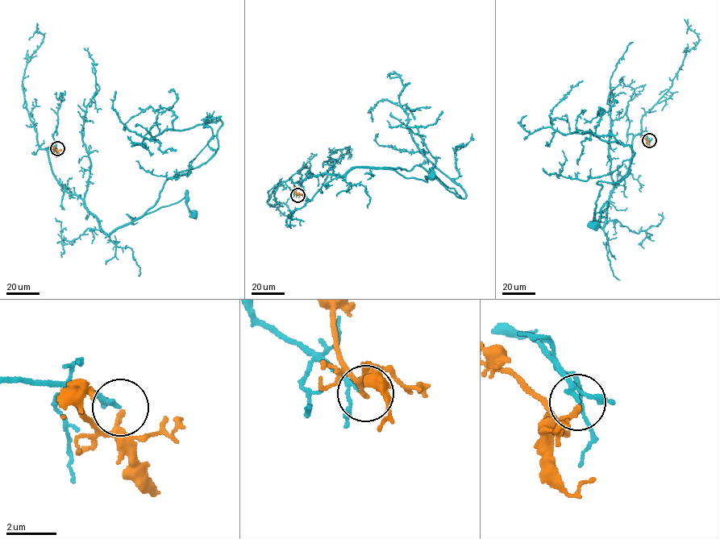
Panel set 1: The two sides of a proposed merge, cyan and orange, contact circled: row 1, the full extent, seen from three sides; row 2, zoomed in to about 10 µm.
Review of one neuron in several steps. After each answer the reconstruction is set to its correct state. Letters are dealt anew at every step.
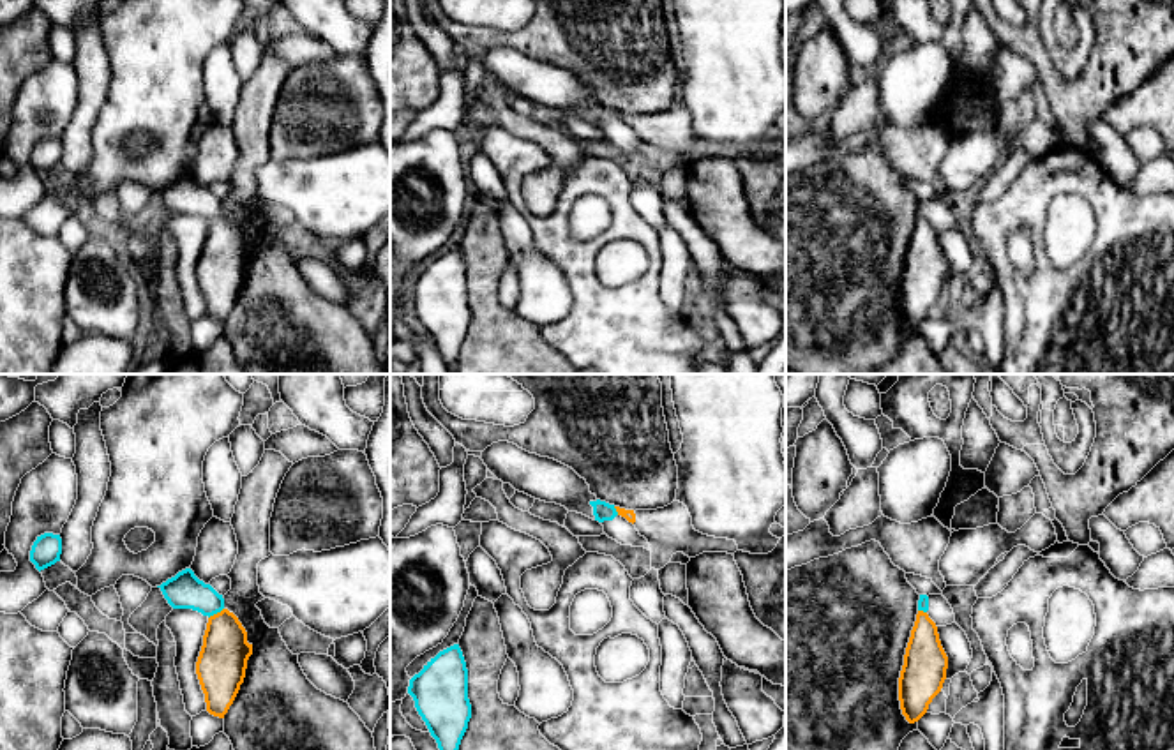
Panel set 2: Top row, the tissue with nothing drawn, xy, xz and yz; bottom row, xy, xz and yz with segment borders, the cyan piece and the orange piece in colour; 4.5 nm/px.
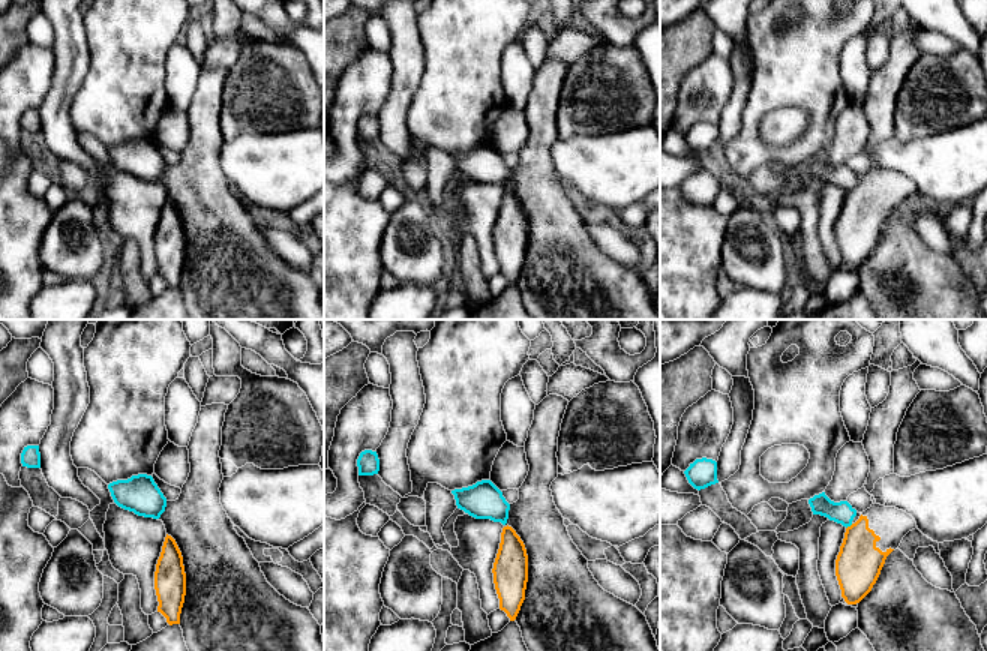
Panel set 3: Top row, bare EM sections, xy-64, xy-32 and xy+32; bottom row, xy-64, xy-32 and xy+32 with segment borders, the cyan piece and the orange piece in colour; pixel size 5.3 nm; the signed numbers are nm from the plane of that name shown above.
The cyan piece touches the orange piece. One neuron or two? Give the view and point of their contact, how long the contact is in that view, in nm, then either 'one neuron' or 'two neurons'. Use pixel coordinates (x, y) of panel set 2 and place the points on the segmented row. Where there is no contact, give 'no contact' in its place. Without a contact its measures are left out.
xy (216, 613) | 90 nm | two neurons

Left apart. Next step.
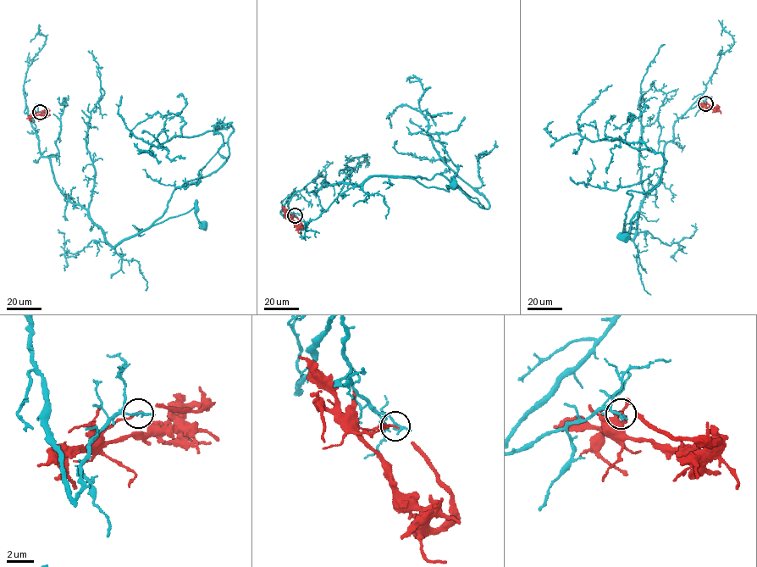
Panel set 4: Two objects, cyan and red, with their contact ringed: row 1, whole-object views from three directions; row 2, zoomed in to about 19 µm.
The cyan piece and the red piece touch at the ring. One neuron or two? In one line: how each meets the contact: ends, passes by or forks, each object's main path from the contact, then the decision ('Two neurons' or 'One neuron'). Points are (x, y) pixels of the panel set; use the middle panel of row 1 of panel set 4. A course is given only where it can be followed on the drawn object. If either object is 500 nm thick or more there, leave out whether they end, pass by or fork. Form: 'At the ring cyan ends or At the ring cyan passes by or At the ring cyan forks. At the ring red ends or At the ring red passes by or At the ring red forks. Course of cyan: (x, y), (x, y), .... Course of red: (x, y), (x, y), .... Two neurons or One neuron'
At the ring cyan ends. At the ring red ends. Course of cyan: (295, 215), (288, 198), (305, 187), (309, 193), (338, 183), (356, 186), (385, 176), (447, 191), (454, 183). Course of red: (295, 215), (290, 217), (301, 229), (301, 224), (296, 218). Two neurons

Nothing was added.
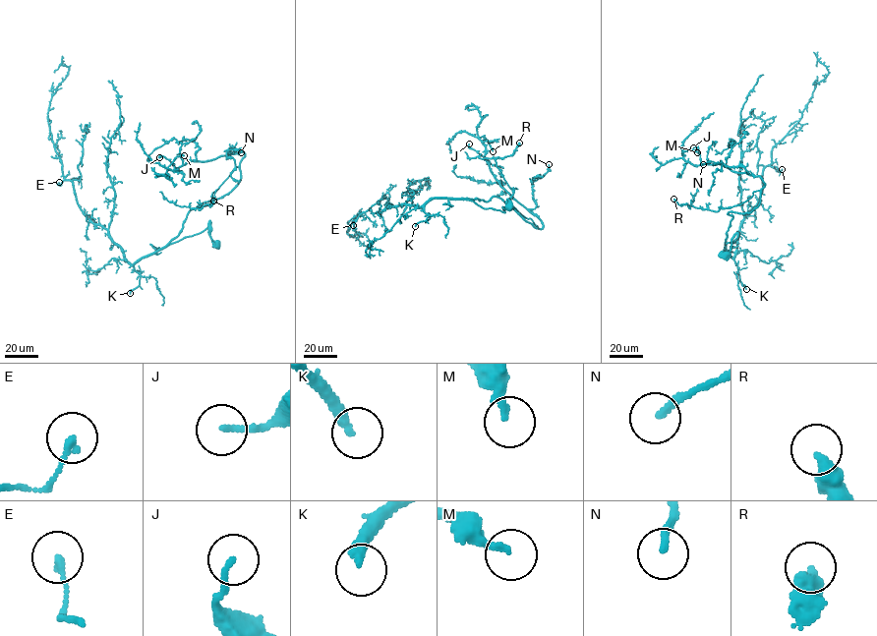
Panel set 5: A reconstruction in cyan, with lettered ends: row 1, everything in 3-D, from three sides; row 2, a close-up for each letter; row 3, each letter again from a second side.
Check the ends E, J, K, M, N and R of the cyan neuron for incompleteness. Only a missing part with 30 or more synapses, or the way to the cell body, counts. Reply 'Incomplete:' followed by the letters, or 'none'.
Incomplete: K

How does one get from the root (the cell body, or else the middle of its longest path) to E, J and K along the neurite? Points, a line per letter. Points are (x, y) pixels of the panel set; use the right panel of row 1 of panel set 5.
E: (725, 254), (737, 233), (725, 248), (733, 257), (735, 253), (740, 222), (761, 193), (763, 170), (782, 169)
J: (725, 254), (737, 237), (726, 244), (728, 212), (749, 213), (765, 183), (759, 176), (701, 163), (693, 147)
K: (725, 254), (737, 233), (733, 242), (726, 243), (725, 248), (736, 264), (739, 280), (746, 289)

